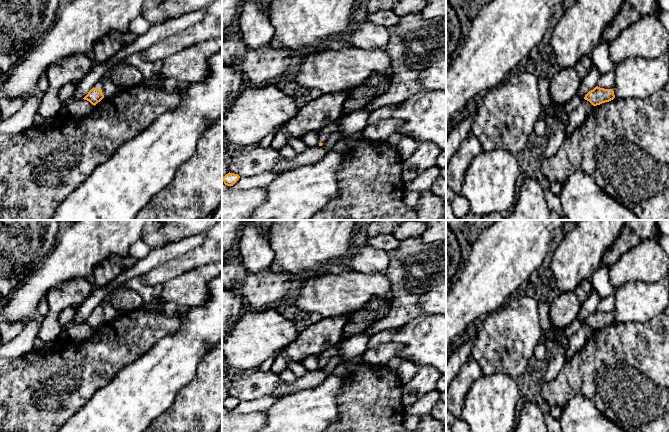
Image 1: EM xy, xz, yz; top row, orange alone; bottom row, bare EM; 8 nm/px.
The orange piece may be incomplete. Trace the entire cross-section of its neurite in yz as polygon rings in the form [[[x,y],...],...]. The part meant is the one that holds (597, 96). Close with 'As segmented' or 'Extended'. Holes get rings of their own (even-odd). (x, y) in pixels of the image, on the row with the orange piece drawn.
[[[596,86],[593,90],[589,91],[584,97],[584,99],[589,101],[593,106],[609,102],[614,98],[615,95],[612,89],[604,89],[598,86]]]. As segmented

